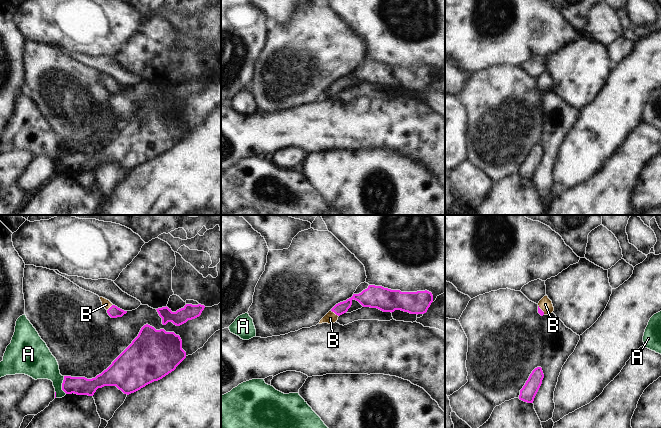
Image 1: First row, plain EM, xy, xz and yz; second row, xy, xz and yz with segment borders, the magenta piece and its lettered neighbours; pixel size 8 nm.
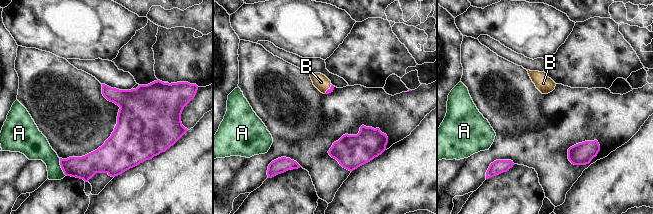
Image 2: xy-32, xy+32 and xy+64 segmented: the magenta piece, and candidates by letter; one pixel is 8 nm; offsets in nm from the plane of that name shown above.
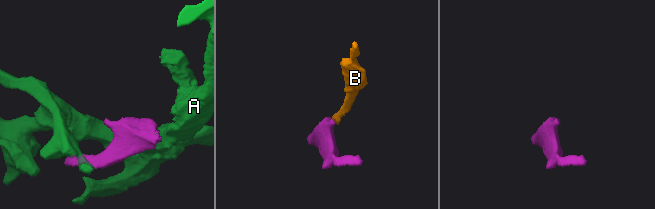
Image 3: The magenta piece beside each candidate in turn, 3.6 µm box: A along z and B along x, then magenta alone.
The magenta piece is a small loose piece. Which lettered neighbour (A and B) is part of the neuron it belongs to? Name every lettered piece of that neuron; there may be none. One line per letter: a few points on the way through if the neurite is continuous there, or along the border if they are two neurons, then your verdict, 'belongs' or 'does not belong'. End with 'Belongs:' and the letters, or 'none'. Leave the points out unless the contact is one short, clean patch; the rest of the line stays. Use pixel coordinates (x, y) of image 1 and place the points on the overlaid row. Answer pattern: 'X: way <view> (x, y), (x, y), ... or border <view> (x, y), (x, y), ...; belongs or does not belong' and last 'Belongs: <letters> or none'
A: border xy (63, 376), (62, 389), (66, 393); does not belong
B: way xz (342, 307), (335, 313), (330, 318); belongs
Belongs: B

